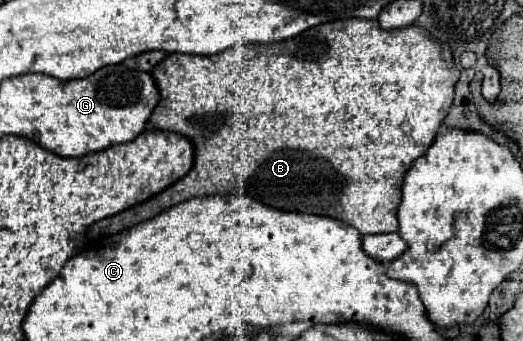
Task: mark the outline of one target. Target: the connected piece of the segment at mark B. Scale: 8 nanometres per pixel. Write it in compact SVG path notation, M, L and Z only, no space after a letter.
M348 18L348 20L336 20L328 24L314 26L294 38L276 42L276 44L236 44L216 56L186 56L186 54L168 54L154 70L152 76L160 90L160 104L154 108L150 116L150 124L160 130L172 130L178 134L184 134L190 138L190 142L196 148L196 160L192 170L160 192L158 196L150 198L144 204L138 204L130 210L124 210L118 216L110 216L106 220L96 222L90 228L90 234L94 238L118 234L126 228L132 228L144 220L154 218L156 214L190 200L192 196L214 196L214 194L240 194L250 196L254 200L262 200L262 204L274 206L278 210L294 210L294 212L308 212L308 214L324 214L336 220L342 220L350 226L354 226L360 234L382 234L382 232L398 232L398 206L402 198L402 178L410 164L420 158L430 144L434 142L438 128L442 120L446 118L452 100L454 100L454 86L460 78L460 70L456 68L452 50L444 46L442 42L436 42L428 32L424 32L420 26L412 24L400 30L382 30L376 20L360 20L360 18Z

